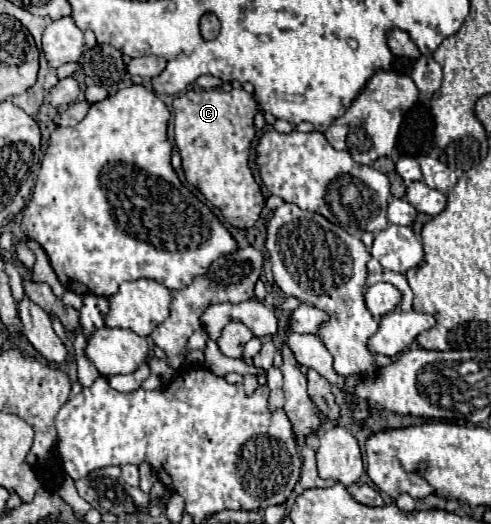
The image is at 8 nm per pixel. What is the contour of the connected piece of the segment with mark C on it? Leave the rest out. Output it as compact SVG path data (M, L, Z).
M241 87L231 91L187 89L173 101L174 143L183 161L185 179L223 213L227 223L239 229L253 227L265 207L261 189L247 163L255 137L255 113L255 97Z

